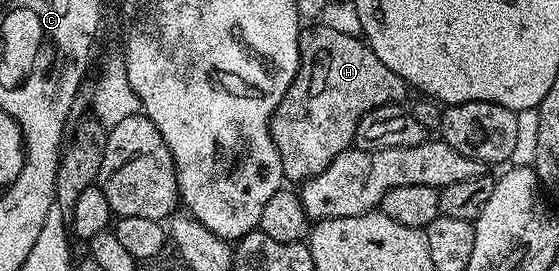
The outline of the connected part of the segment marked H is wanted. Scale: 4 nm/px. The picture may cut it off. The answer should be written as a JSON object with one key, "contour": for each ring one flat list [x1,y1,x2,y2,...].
{"contour":[[321,23,312,24,300,32,299,60,299,72,287,88,287,96,279,106,277,115,271,118,271,138,280,156,283,176,288,182,296,183,316,177,337,155,352,148,357,123,368,111,402,102,402,97,409,93,407,82,397,75,397,71,389,71,389,67,385,67,385,63,373,55,366,41,341,35,341,31,333,31,333,27,325,27]]}

